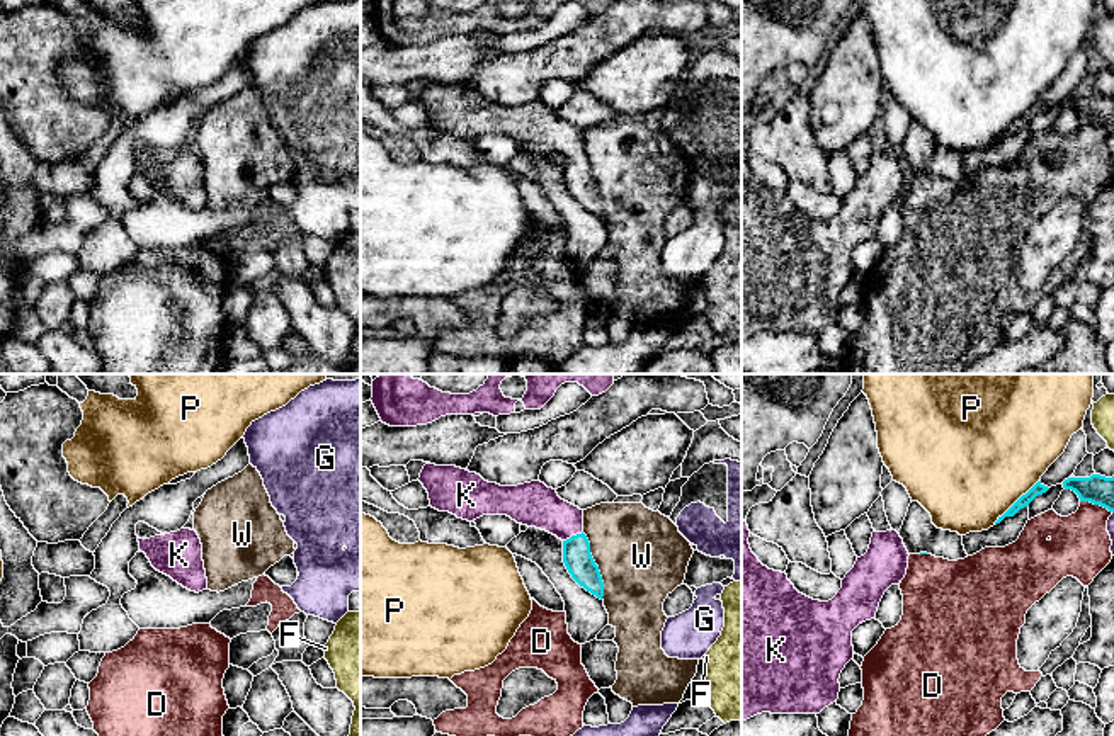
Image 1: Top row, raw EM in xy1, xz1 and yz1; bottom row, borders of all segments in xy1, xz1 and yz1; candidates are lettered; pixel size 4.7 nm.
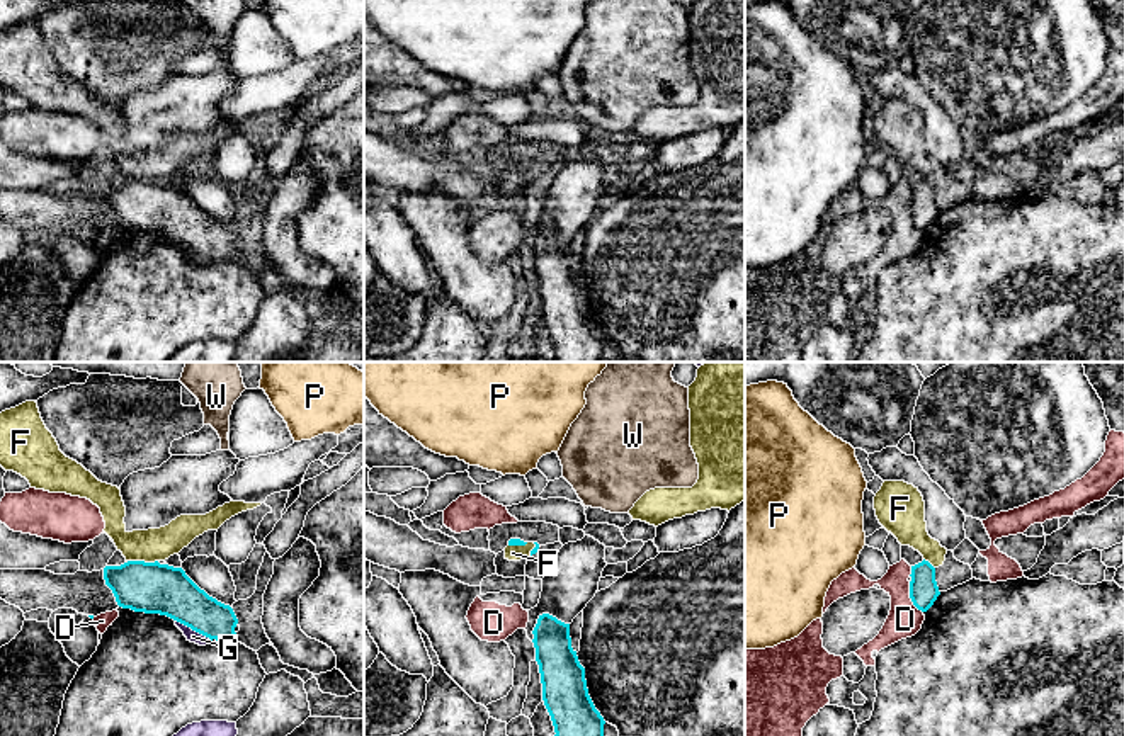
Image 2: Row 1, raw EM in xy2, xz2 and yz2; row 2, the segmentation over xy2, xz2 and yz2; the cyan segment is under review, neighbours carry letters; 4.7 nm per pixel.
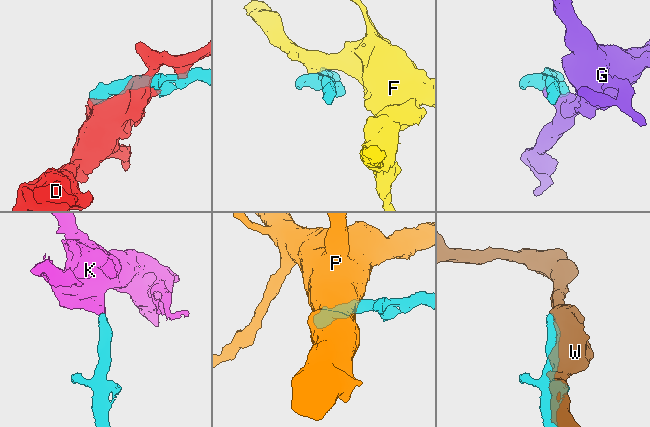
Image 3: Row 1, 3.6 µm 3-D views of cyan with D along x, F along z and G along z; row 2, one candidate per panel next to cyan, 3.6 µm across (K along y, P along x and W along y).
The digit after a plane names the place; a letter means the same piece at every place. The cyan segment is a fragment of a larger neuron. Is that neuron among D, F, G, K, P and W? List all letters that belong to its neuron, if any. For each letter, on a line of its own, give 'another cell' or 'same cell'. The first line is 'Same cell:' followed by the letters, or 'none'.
Same cell: K
D: another cell
F: another cell
G: another cell
K: same cell
P: another cell
W: another cell

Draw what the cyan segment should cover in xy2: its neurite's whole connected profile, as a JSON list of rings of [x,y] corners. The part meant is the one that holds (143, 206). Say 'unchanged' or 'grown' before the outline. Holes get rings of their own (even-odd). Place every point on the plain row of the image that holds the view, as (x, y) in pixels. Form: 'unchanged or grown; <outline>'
unchanged; [[[128,180],[105,185],[104,199],[122,228],[167,235],[218,263],[236,258],[233,228],[209,216],[182,187]]]

